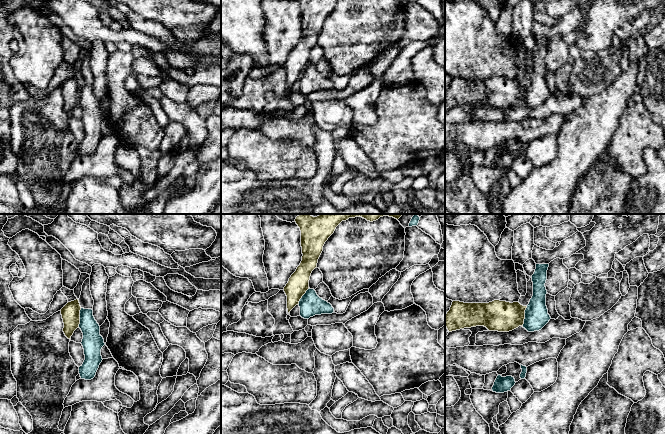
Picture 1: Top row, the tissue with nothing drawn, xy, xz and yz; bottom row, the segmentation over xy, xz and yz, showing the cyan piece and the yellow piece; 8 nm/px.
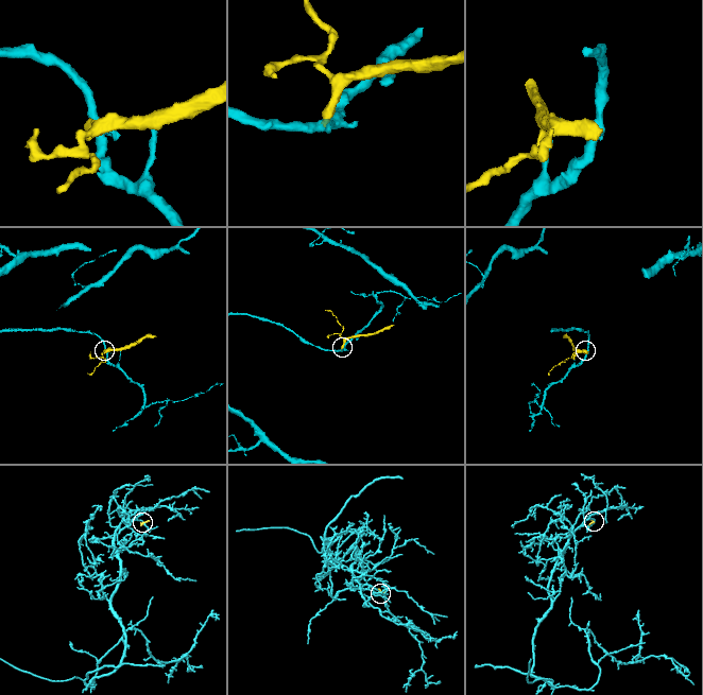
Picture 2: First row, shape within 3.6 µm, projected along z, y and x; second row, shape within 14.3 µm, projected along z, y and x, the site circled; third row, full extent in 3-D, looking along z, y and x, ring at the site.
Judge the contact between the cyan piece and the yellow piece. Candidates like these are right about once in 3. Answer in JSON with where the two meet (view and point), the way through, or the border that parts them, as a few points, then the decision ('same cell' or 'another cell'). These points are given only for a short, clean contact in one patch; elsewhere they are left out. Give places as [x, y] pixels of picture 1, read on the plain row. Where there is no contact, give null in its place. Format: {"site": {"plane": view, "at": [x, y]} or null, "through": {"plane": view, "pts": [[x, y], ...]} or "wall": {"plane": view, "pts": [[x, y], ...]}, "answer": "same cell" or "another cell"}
{"site": {"plane": "yz", "at": [525, 92]}, "wall": {"plane": "yz", "pts": [[527, 82], [522, 102]]}, "answer": "another cell"}

